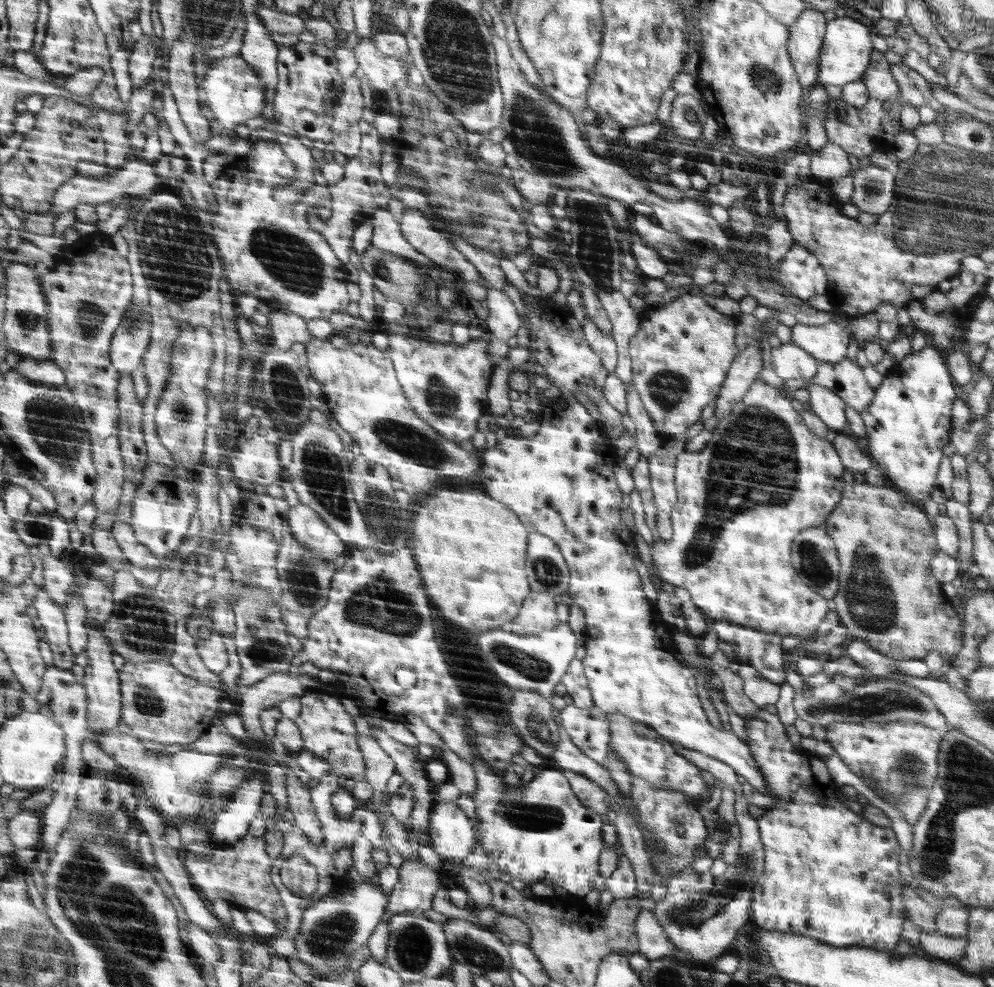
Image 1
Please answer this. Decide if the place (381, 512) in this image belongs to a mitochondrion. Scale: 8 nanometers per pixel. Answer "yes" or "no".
yes

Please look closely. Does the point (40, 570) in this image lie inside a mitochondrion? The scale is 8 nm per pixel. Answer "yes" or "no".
no

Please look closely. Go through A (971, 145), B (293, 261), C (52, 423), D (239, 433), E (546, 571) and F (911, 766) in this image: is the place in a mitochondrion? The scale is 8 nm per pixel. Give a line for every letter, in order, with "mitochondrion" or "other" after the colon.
A: mitochondrion
B: mitochondrion
C: mitochondrion
D: other
E: mitochondrion
F: mitochondrion

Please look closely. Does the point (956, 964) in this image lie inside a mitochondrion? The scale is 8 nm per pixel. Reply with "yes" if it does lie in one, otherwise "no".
no

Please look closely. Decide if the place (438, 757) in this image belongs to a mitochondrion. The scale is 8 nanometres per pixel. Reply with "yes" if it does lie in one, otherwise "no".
no

